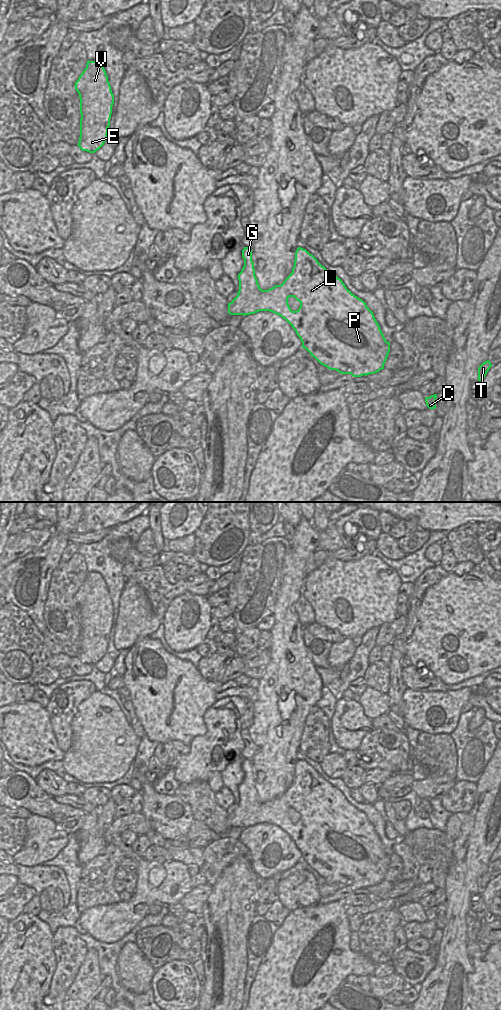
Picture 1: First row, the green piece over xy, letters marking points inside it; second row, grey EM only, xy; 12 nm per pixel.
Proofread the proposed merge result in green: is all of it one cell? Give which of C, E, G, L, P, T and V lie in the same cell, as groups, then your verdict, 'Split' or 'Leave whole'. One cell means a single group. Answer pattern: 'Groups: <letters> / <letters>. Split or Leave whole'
Groups: C E G L P T V. Leave whole.

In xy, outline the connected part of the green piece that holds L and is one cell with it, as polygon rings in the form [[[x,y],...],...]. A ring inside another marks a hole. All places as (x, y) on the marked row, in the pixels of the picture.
[[[298,247],[295,252],[291,274],[281,285],[262,290],[255,276],[252,250],[242,250],[244,266],[238,274],[239,291],[228,303],[230,315],[250,315],[259,311],[270,311],[285,319],[295,330],[311,357],[330,370],[353,377],[375,374],[384,369],[390,352],[387,342],[373,312],[366,303],[351,293],[343,281],[322,266],[306,249]],[[294,297],[300,307],[292,311],[288,298]]]

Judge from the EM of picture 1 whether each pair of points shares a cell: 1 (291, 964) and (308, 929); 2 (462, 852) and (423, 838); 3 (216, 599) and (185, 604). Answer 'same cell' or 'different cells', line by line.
1: same cell
2: different cells
3: different cells

